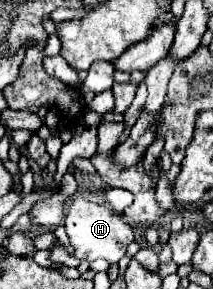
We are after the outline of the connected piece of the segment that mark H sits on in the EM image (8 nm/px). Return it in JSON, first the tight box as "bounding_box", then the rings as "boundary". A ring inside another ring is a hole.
{"bounding_box":[65,196,133,262],"boundary":[[[75,196],[69,202],[65,230],[67,230],[69,246],[73,248],[71,256],[79,258],[79,260],[85,258],[89,262],[93,258],[105,258],[107,262],[119,262],[125,256],[127,246],[133,242],[133,230],[123,218],[119,218],[109,206],[89,202],[81,196]]]}

